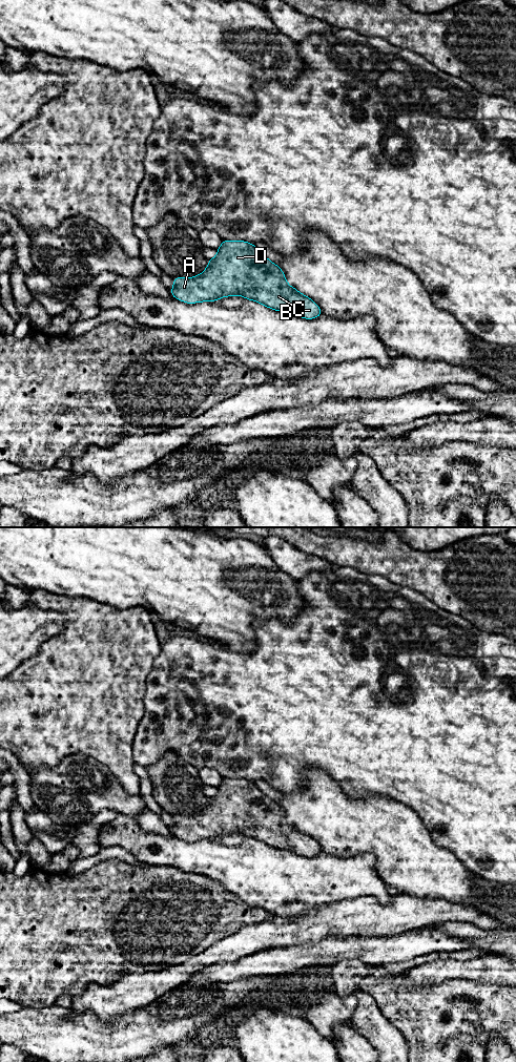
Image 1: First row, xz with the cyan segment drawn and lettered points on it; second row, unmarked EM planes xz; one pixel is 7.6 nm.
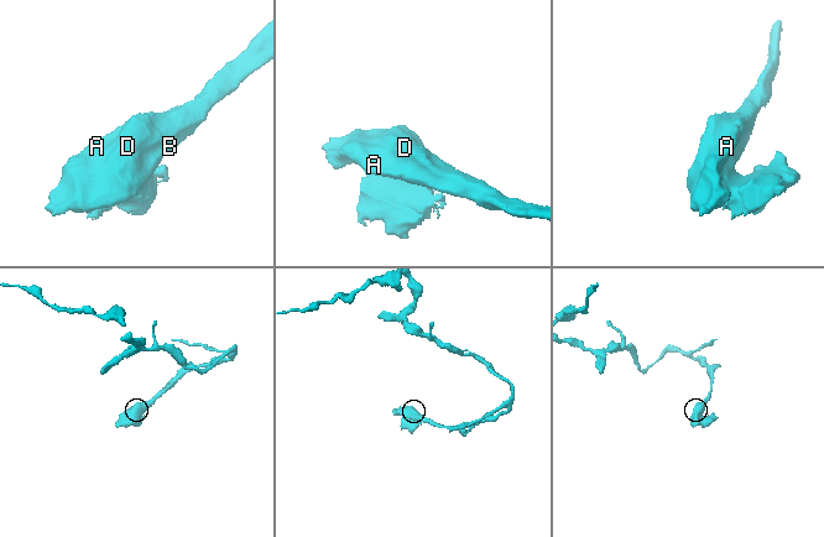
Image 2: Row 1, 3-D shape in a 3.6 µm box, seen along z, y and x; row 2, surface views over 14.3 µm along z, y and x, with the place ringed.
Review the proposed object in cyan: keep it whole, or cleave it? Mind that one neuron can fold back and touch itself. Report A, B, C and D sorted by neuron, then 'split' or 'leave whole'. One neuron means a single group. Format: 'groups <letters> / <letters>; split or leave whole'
groups A B C D; leave whole

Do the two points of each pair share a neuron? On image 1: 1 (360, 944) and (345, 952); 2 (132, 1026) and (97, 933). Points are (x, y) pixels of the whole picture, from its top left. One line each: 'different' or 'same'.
1: same
2: different

